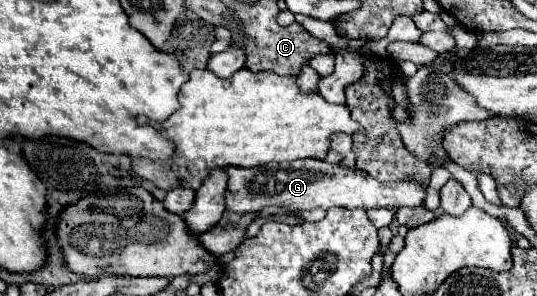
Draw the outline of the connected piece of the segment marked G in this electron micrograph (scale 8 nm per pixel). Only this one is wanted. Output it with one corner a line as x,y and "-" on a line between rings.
317,159
293,161
293,163
267,163
261,167
227,167
229,185
227,185
227,209
235,213
261,211
265,207
287,207
291,211
303,209
399,209
399,207
419,207
425,201
427,187
415,181
397,181
397,183
379,183
367,171
357,167
331,165

